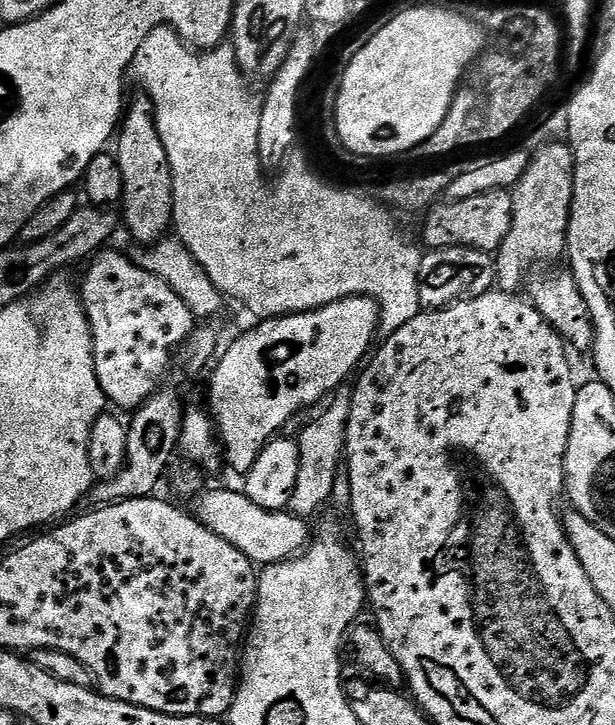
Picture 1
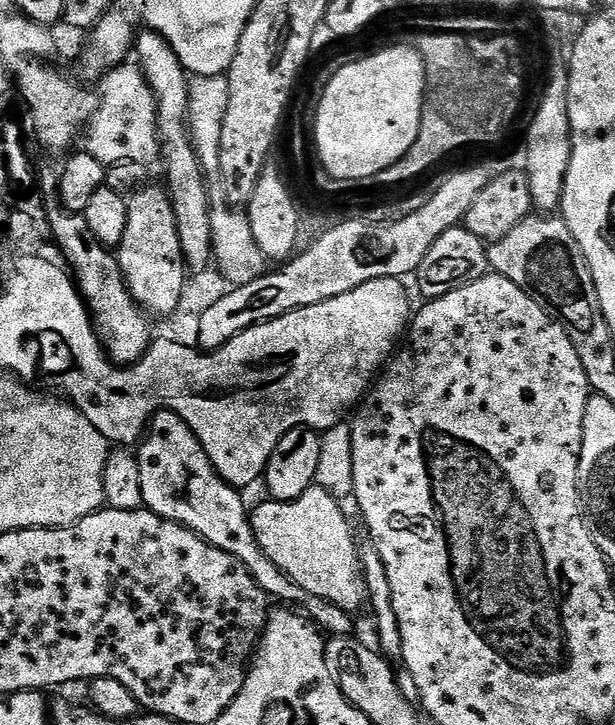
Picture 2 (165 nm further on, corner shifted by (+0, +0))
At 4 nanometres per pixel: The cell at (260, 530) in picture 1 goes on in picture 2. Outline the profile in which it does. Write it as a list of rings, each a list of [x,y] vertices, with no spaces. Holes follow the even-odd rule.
[[[311,486],[301,494],[297,500],[278,502],[271,498],[265,499],[265,504],[260,504],[250,512],[254,538],[258,546],[286,573],[291,580],[298,582],[302,590],[310,590],[310,594],[318,594],[318,598],[326,598],[326,602],[334,602],[334,606],[342,606],[342,610],[353,614],[365,603],[368,587],[364,584],[364,571],[360,568],[360,556],[356,553],[357,537],[352,536],[352,528],[340,509],[341,501],[331,496],[327,490]]]

